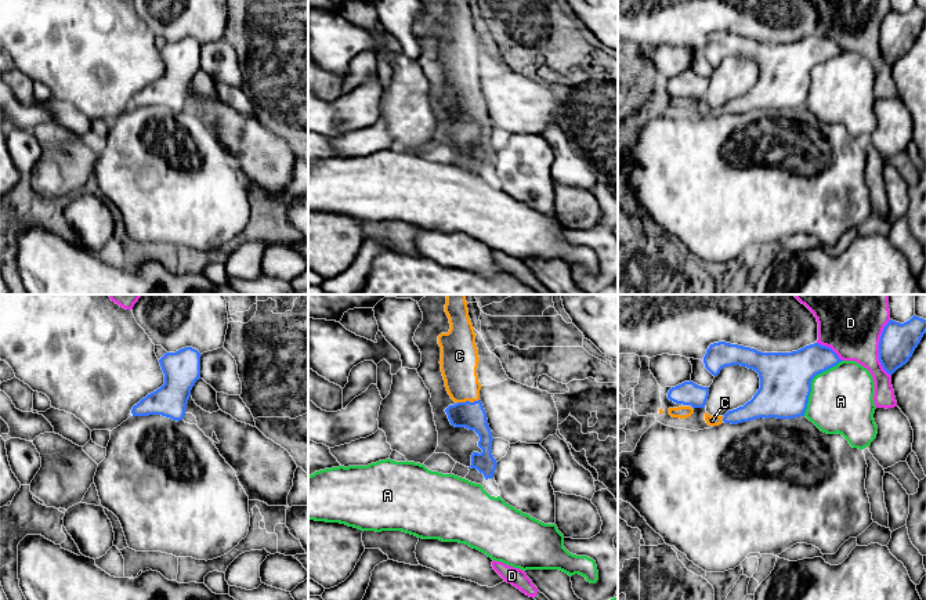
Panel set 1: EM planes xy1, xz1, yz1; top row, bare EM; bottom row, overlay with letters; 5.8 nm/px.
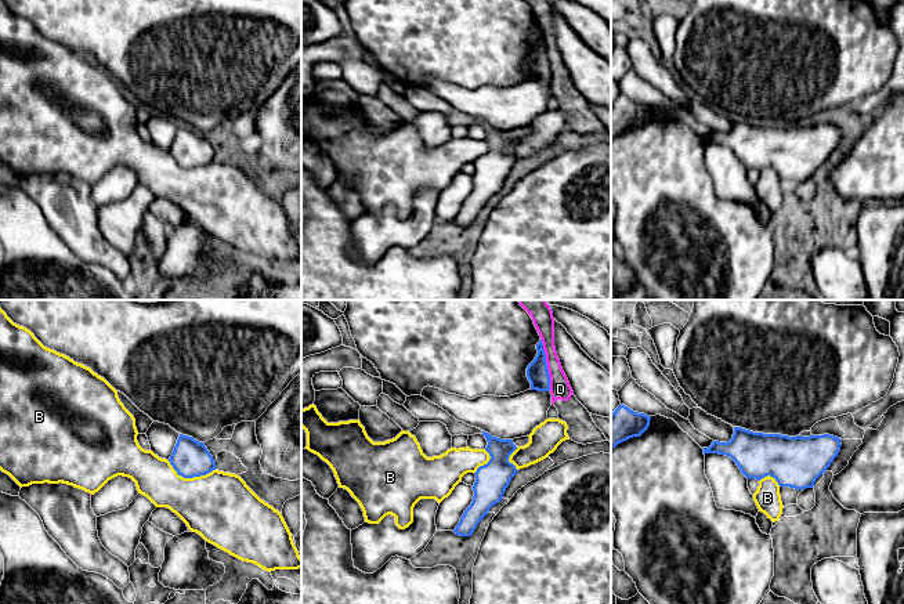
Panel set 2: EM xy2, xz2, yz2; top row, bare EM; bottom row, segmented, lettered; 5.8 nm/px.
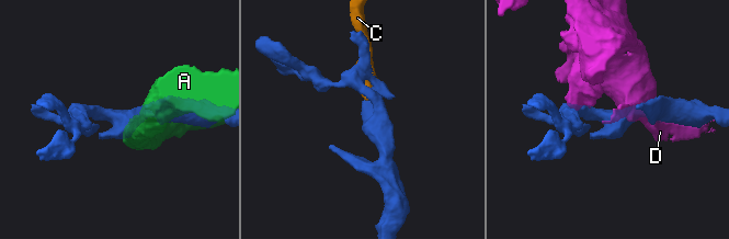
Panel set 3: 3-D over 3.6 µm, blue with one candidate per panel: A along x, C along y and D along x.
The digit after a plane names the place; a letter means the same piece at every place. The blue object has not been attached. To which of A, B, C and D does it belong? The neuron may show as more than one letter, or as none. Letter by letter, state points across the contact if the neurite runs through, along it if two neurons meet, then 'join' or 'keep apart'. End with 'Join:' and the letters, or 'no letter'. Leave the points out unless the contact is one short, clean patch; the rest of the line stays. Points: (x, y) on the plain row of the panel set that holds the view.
A: keep apart
B: along xy2 (167, 151), (184, 167), (199, 167), (214, 161) | keep apart
C: join
D: keep apart
Join: C

